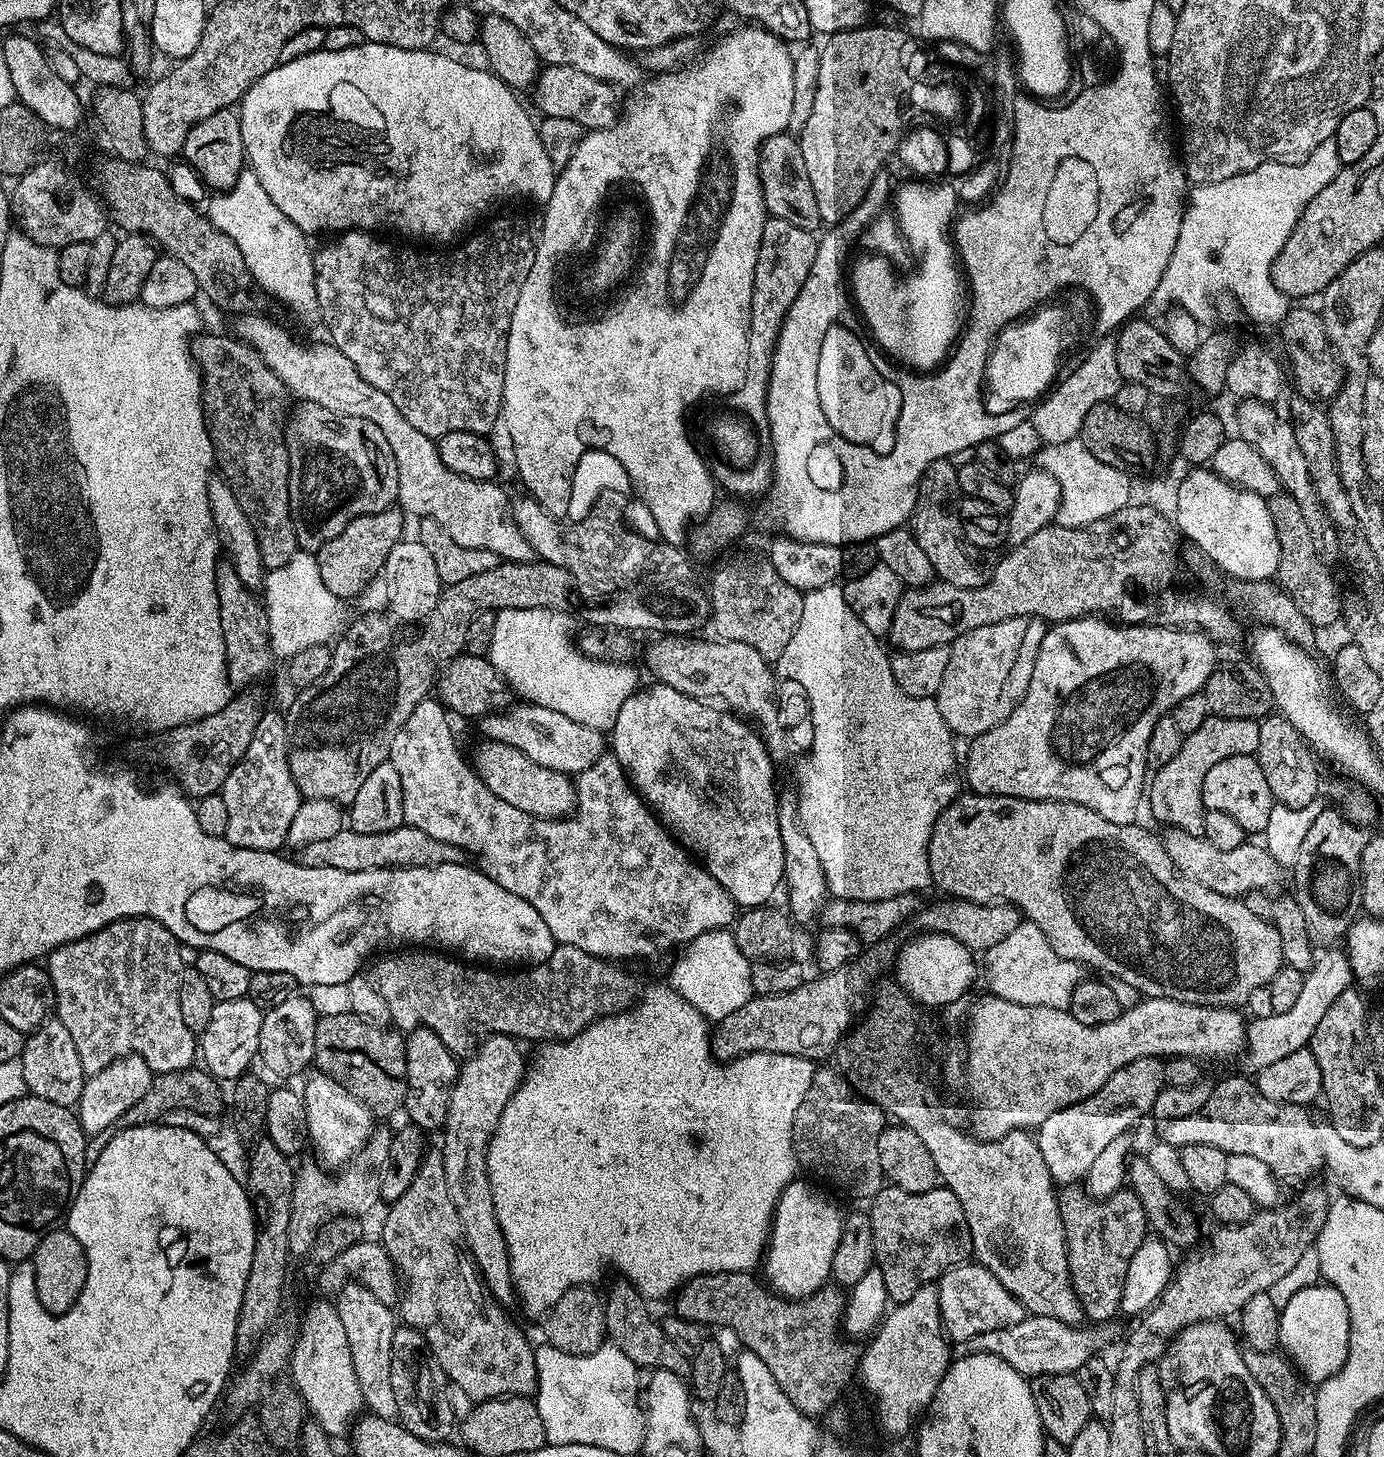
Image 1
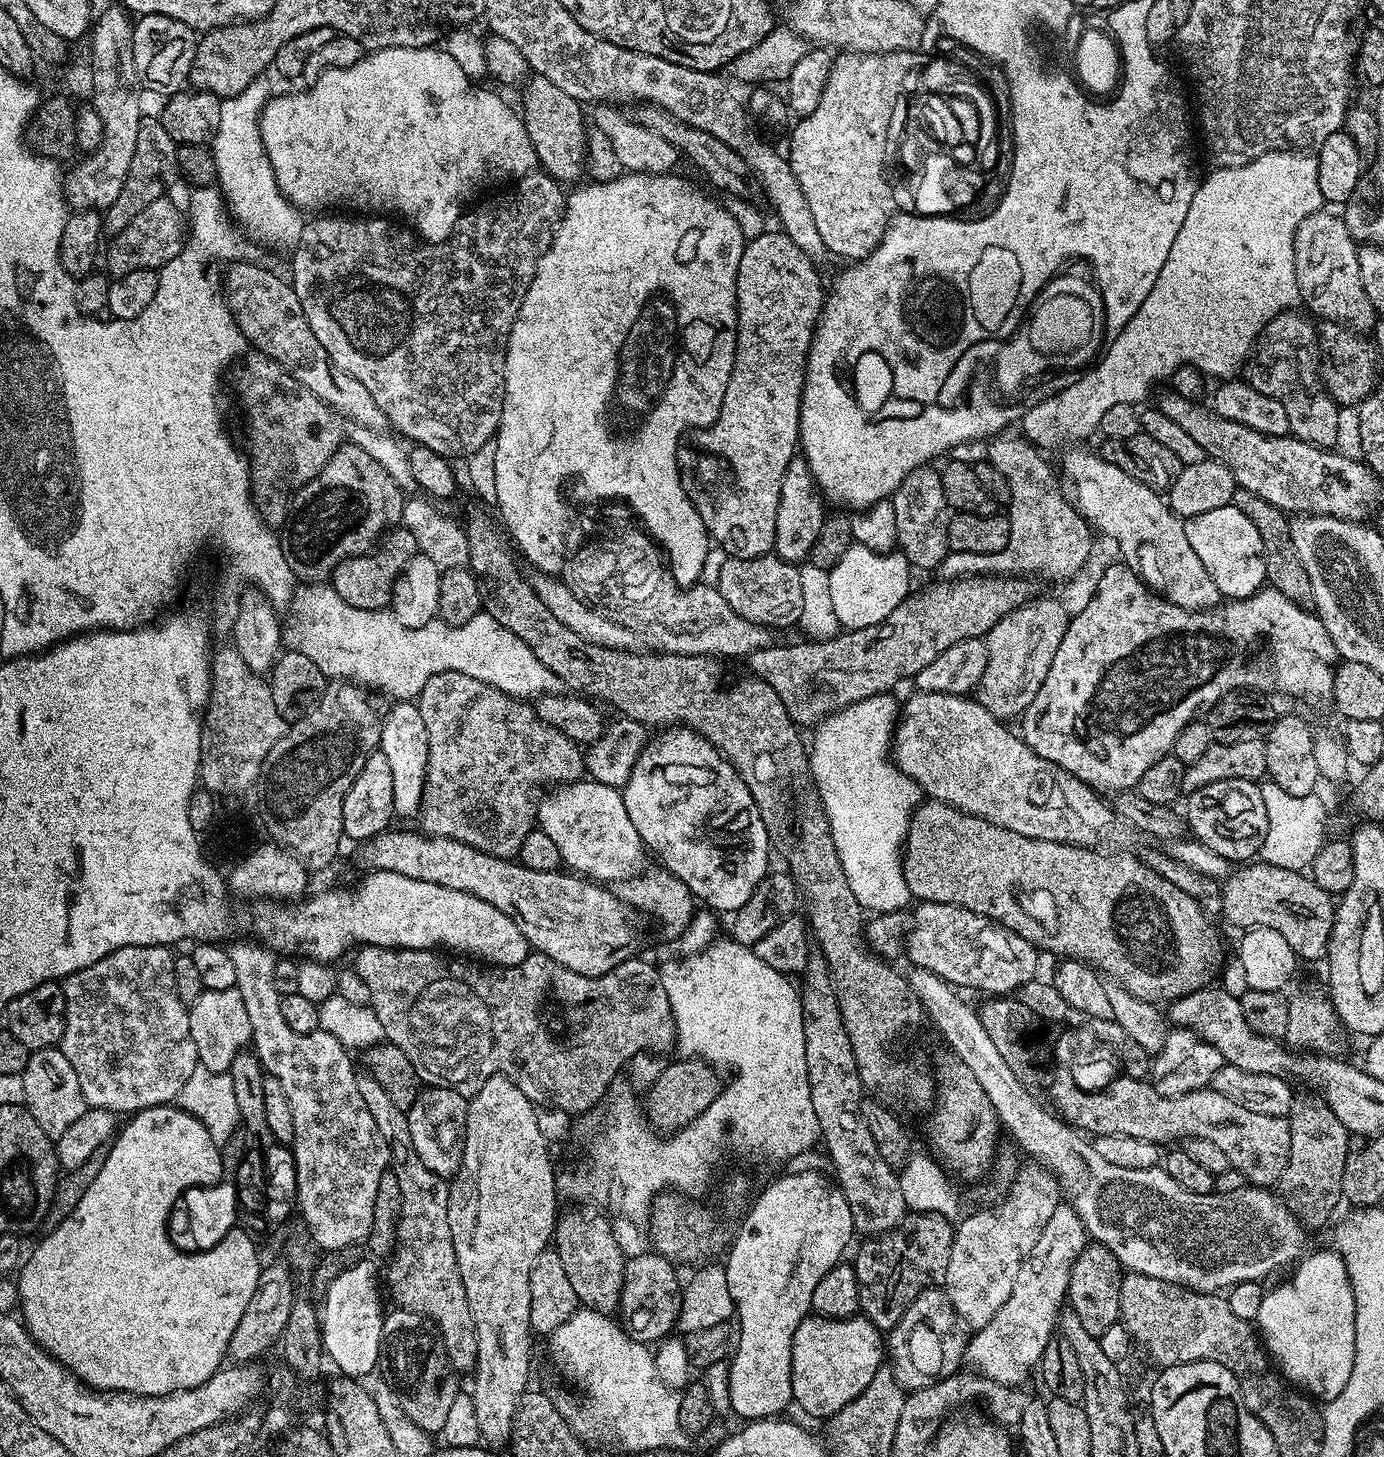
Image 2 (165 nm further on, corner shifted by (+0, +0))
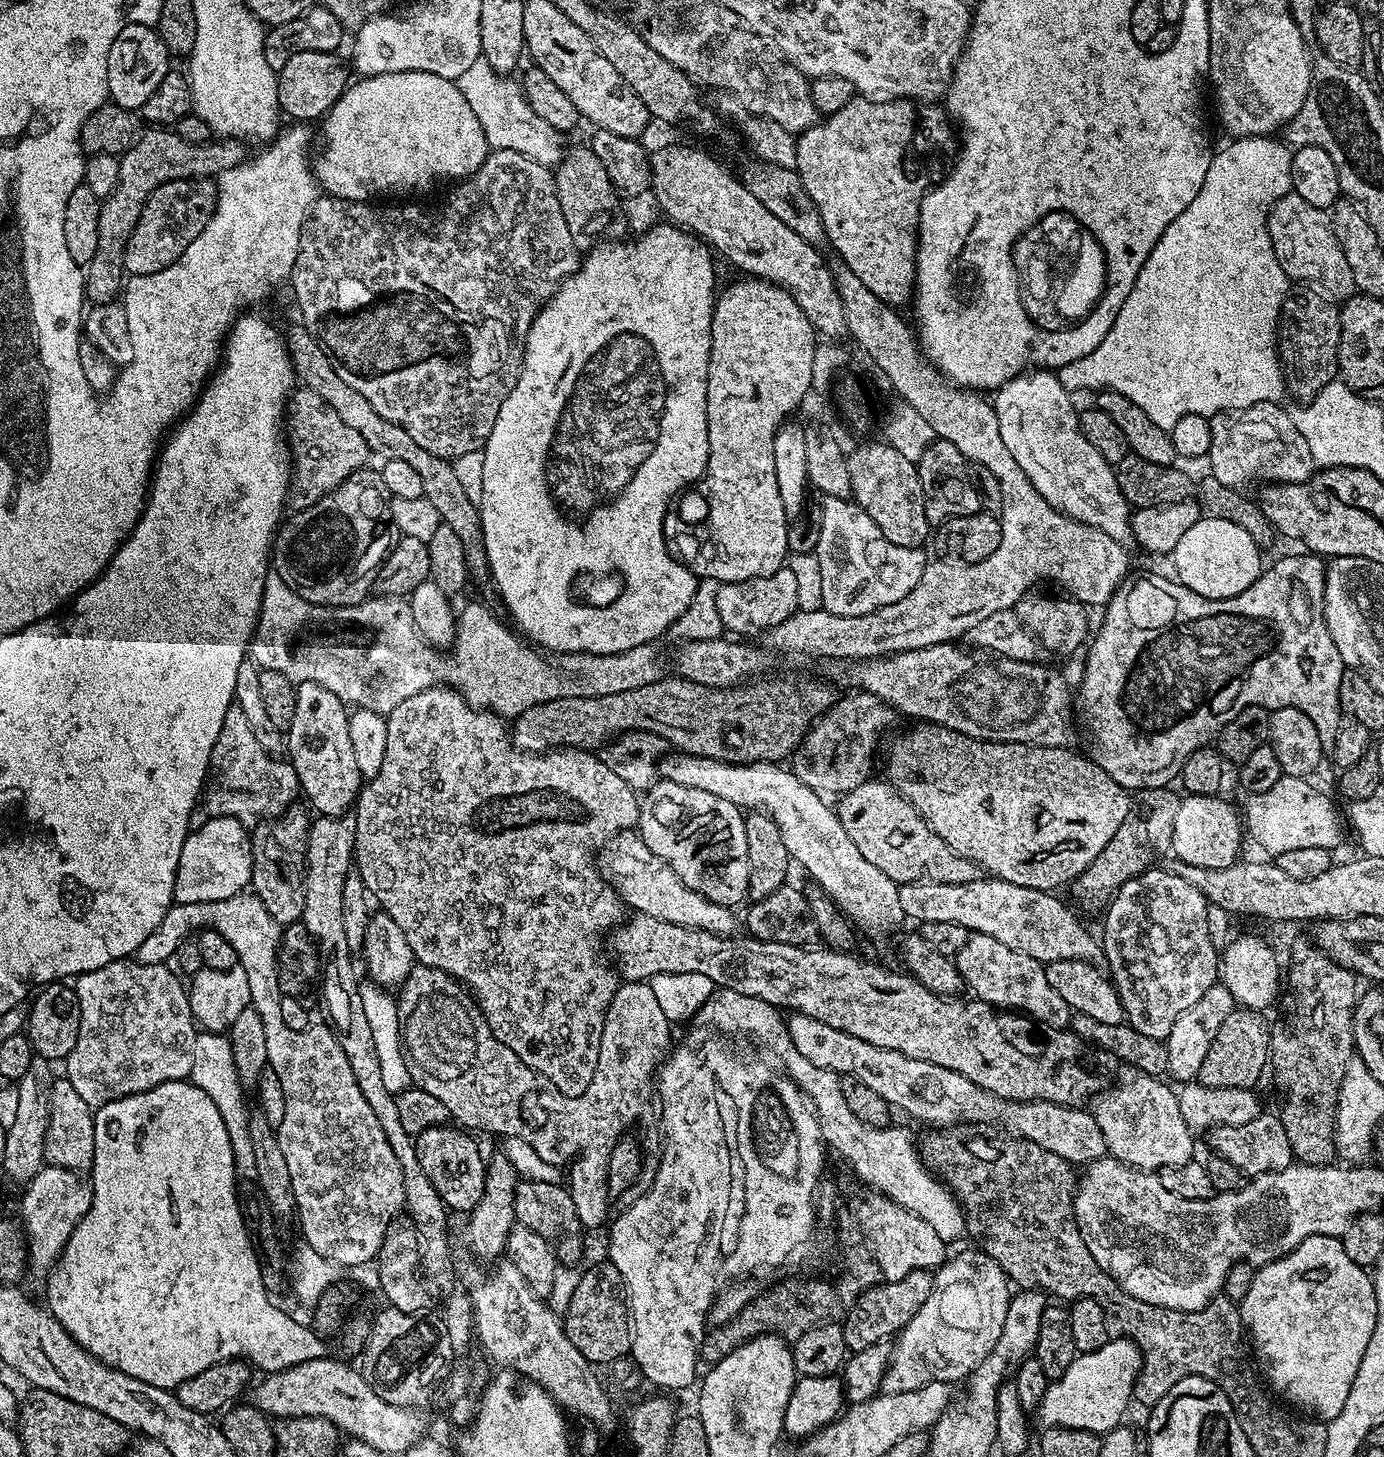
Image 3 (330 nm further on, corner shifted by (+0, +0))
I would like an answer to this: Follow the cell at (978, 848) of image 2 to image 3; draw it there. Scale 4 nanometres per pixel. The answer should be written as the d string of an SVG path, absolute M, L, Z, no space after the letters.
M868 779L864 784L843 793L839 797L840 805L836 804L834 808L843 829L858 846L859 853L871 865L878 866L896 885L915 880L961 884L977 879L976 865L952 852L950 846L946 846L946 842L942 842L942 838L930 830L911 802L891 784L880 780Z

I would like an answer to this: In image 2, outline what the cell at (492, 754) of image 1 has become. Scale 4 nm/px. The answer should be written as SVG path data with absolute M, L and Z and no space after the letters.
M581 778L557 784L548 794L536 805L536 824L558 846L561 861L573 873L597 882L623 882L645 867L646 849L638 830L634 830L634 822L630 822L630 814L626 814L621 789Z

